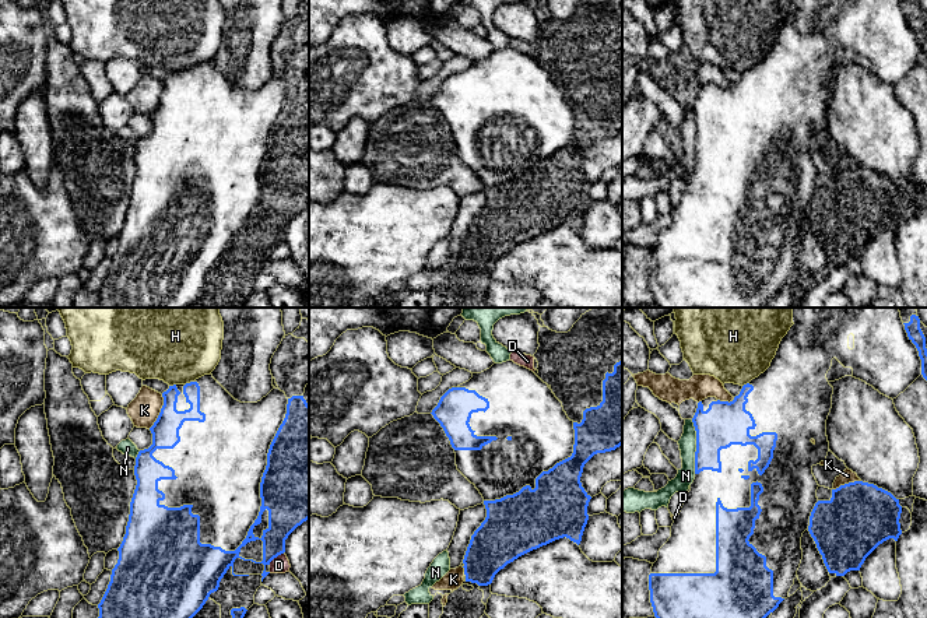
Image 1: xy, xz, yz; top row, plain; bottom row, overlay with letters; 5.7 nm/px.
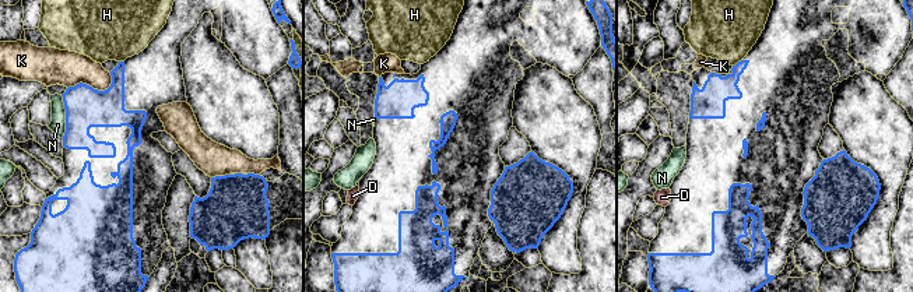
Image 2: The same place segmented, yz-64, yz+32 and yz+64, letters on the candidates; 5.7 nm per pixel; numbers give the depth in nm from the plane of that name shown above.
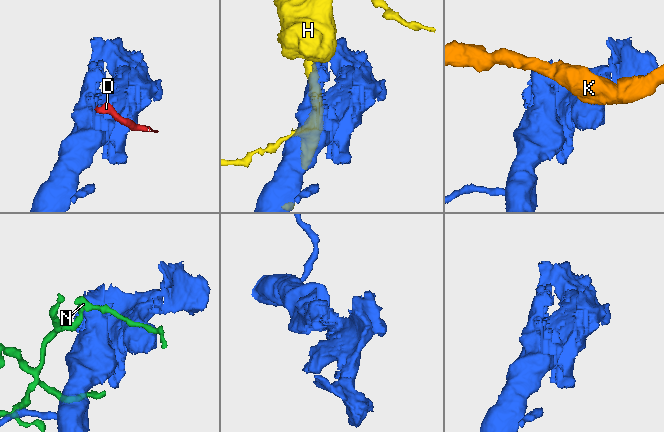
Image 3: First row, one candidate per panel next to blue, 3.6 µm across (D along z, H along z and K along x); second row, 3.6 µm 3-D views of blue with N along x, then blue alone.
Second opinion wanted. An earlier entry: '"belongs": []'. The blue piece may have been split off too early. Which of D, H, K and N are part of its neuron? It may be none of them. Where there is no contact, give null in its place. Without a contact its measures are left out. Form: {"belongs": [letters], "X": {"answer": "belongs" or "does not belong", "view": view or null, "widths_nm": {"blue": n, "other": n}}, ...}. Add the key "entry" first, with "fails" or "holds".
{"entry": "holds", "belongs": [], "D": {"answer": "does not belong", "view": "xy", "widths_nm": {"blue": 190, "other": 100}}, "H": {"answer": "does not belong", "view": "xy", "widths_nm": {"blue": 140, "other": 400}}, "K": {"answer": "does not belong", "view": "xy", "widths_nm": {"blue": 160, "other": 170}}, "N": {"answer": "does not belong", "view": "yz", "widths_nm": {"blue": 260, "other": 100}}}

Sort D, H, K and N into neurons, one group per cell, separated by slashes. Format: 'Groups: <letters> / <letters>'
Groups: D / H / K / N

